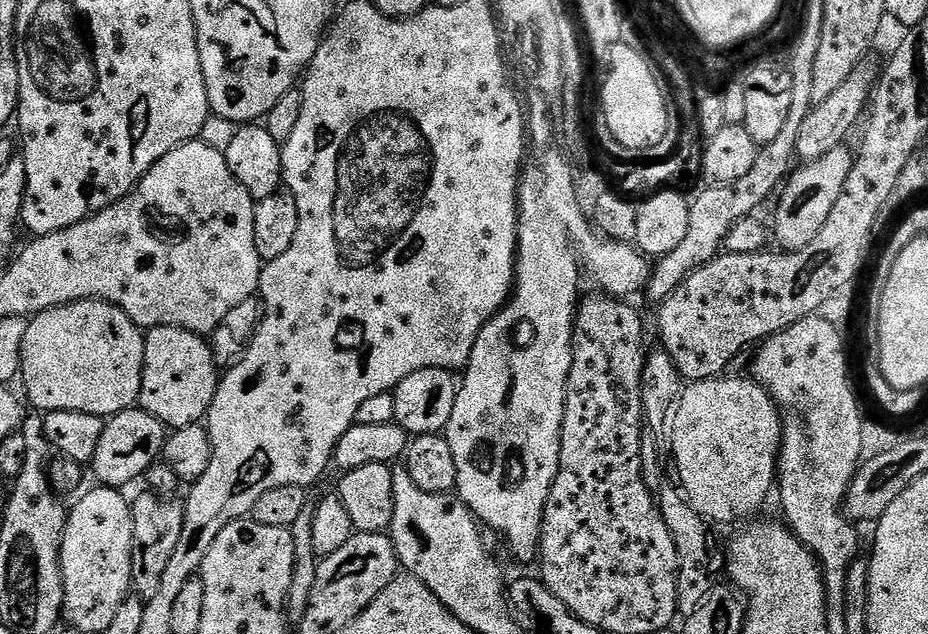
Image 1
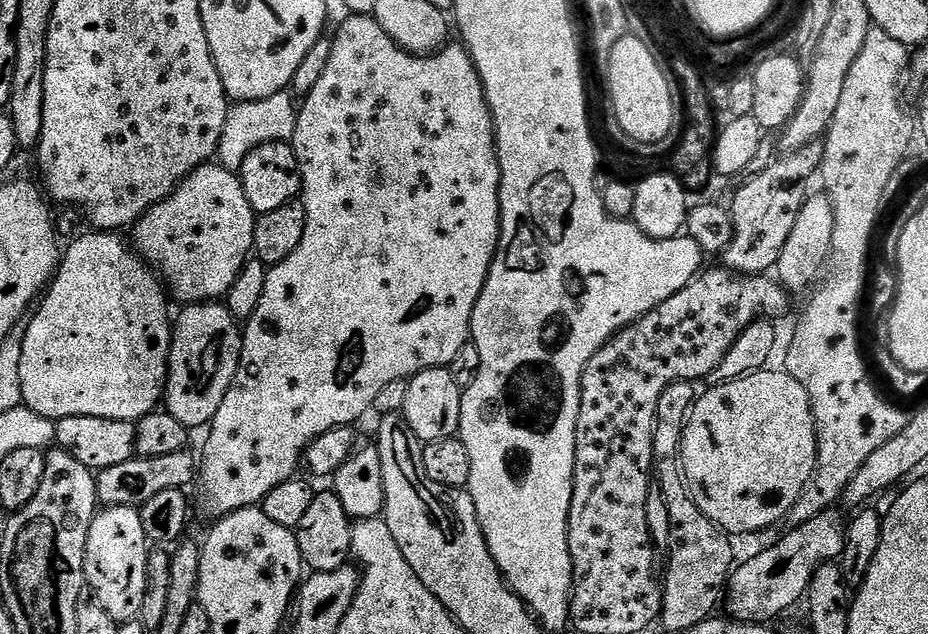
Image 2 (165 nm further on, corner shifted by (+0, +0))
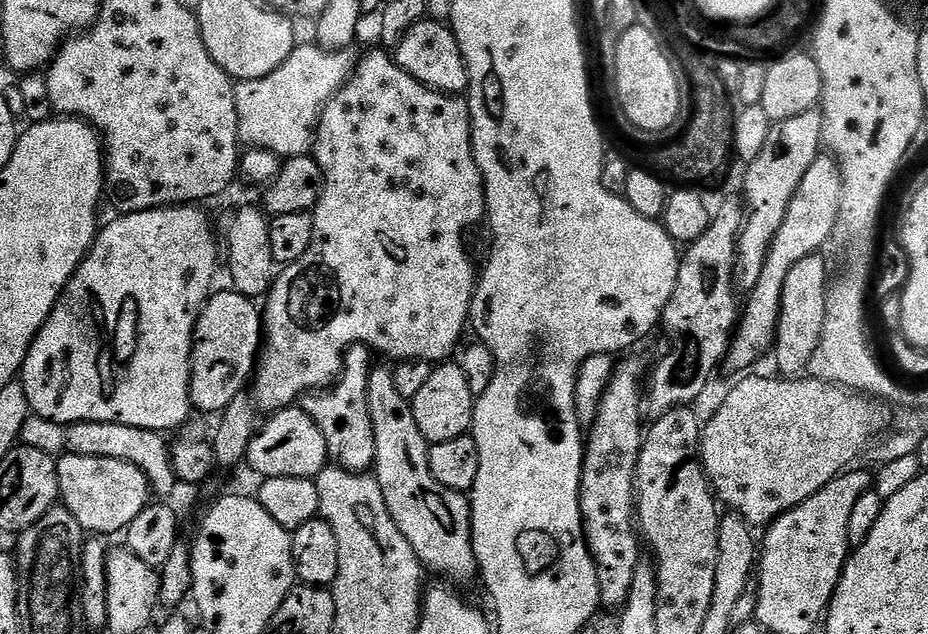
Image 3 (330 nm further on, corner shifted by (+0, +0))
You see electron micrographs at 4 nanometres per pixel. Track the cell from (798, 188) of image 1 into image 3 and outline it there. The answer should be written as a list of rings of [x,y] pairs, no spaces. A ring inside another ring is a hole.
[[[817,254],[802,258],[794,270],[786,274],[786,286],[782,286],[782,306],[780,321],[776,331],[774,357],[780,367],[779,375],[784,378],[800,378],[808,372],[822,338],[822,326],[826,322],[826,298],[830,287],[830,275],[824,265],[823,255]]]

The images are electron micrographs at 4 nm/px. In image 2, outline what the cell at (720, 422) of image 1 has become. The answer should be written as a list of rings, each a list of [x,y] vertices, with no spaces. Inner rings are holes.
[[[761,370],[752,372],[748,376],[740,376],[737,380],[713,383],[711,385],[713,388],[708,388],[705,392],[701,391],[697,395],[696,402],[688,414],[688,419],[684,422],[684,433],[680,439],[680,471],[685,484],[688,485],[688,494],[698,506],[698,510],[702,510],[702,514],[706,514],[706,518],[710,518],[710,522],[714,522],[717,528],[725,534],[760,532],[763,528],[778,523],[779,520],[781,523],[787,517],[790,506],[794,506],[794,502],[798,502],[798,498],[808,487],[812,472],[816,469],[816,427],[812,417],[810,398],[806,394],[802,382],[795,380],[786,370],[768,371]]]

